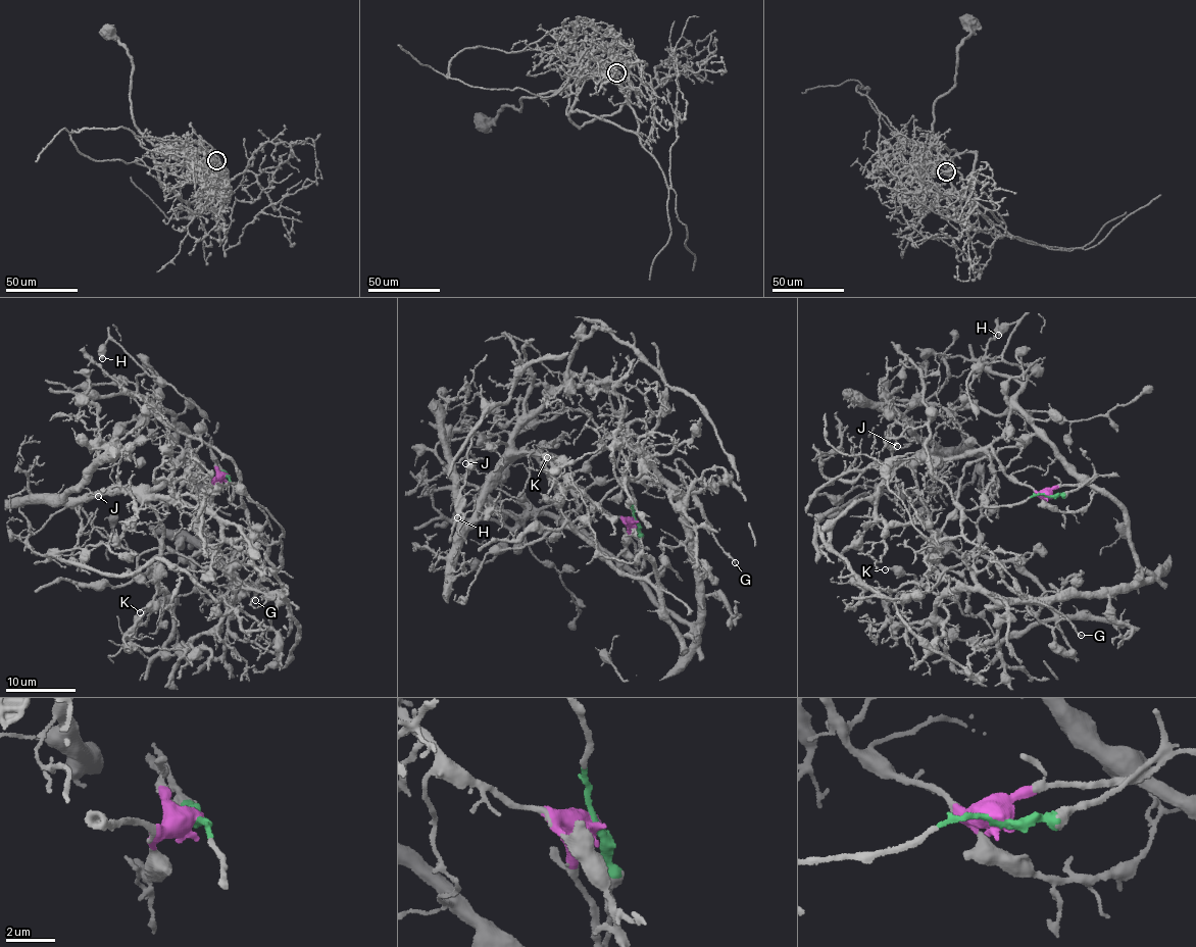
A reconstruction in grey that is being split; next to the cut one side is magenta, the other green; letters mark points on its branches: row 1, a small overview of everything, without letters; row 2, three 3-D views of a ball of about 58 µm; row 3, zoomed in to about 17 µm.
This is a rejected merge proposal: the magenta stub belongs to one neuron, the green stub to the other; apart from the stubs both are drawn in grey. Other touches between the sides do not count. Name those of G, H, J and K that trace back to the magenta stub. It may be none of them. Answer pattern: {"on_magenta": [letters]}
{"on_magenta": ["H", "J", "K"]}

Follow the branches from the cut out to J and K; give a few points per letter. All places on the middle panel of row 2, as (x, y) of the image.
J: (636, 520), (612, 517), (532, 455), (519, 454), (488, 483), (465, 520), (457, 488), (465, 463)
K: (636, 520), (612, 517), (532, 455), (517, 452), (542, 456), (577, 487), (570, 469), (546, 456)

